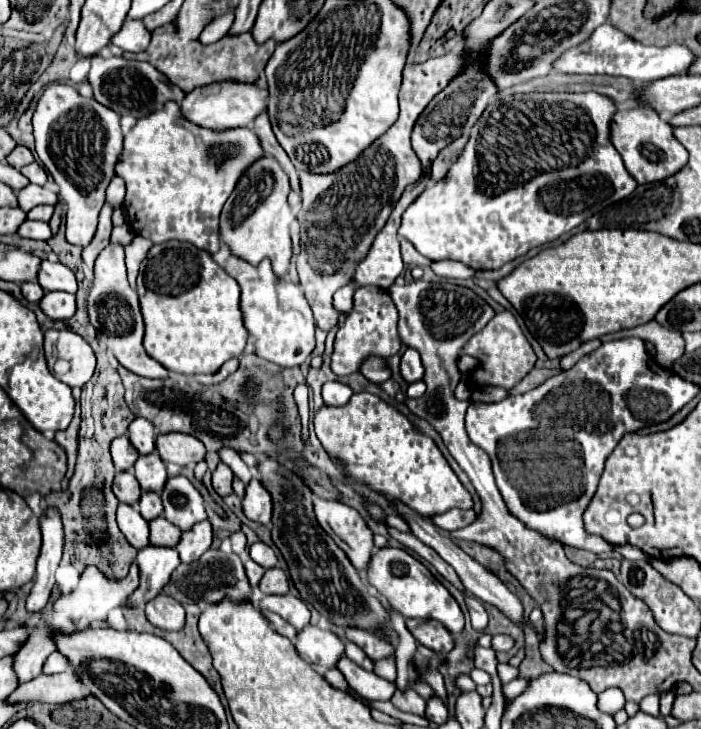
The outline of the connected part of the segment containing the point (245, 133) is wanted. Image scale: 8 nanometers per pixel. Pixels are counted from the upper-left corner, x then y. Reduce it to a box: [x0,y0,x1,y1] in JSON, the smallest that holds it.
[116,102,264,254]

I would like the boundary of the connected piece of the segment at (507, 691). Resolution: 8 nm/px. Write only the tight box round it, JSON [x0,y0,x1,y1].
[502,680,526,700]

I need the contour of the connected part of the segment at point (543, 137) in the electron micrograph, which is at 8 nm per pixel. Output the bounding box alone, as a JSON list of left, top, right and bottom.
[398,92,636,270]

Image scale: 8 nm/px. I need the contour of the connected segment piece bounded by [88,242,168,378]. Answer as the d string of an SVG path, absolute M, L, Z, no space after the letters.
M110 242L96 258L94 274L96 274L94 286L88 296L88 314L90 314L90 322L92 322L94 330L104 336L106 346L114 352L114 356L126 370L130 370L138 376L144 376L144 378L168 378L168 370L162 364L154 362L142 346L144 322L142 322L136 290L132 290L126 280L124 246Z

